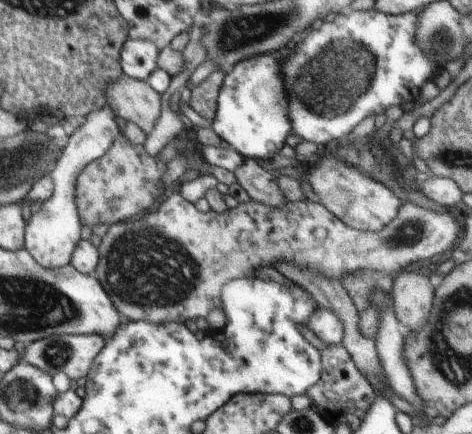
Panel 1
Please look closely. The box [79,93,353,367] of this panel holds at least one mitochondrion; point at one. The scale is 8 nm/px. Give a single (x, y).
(145, 267)

